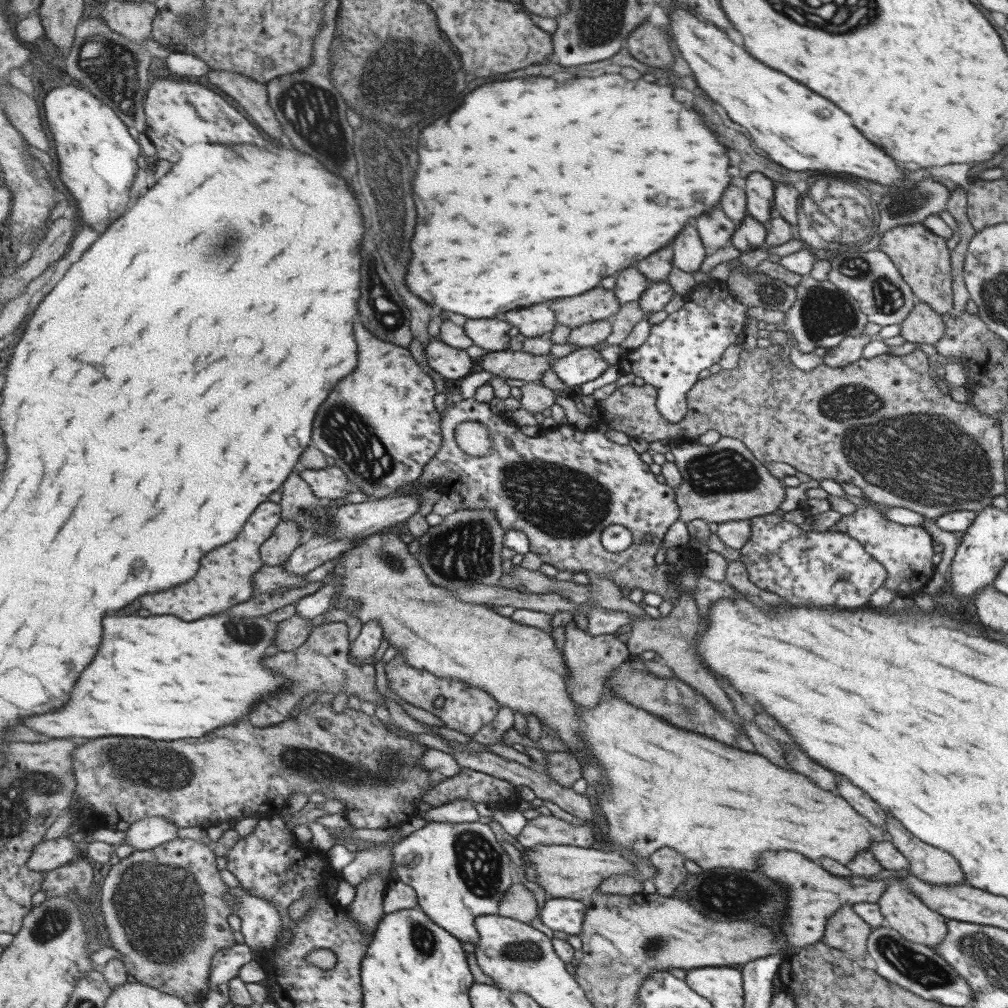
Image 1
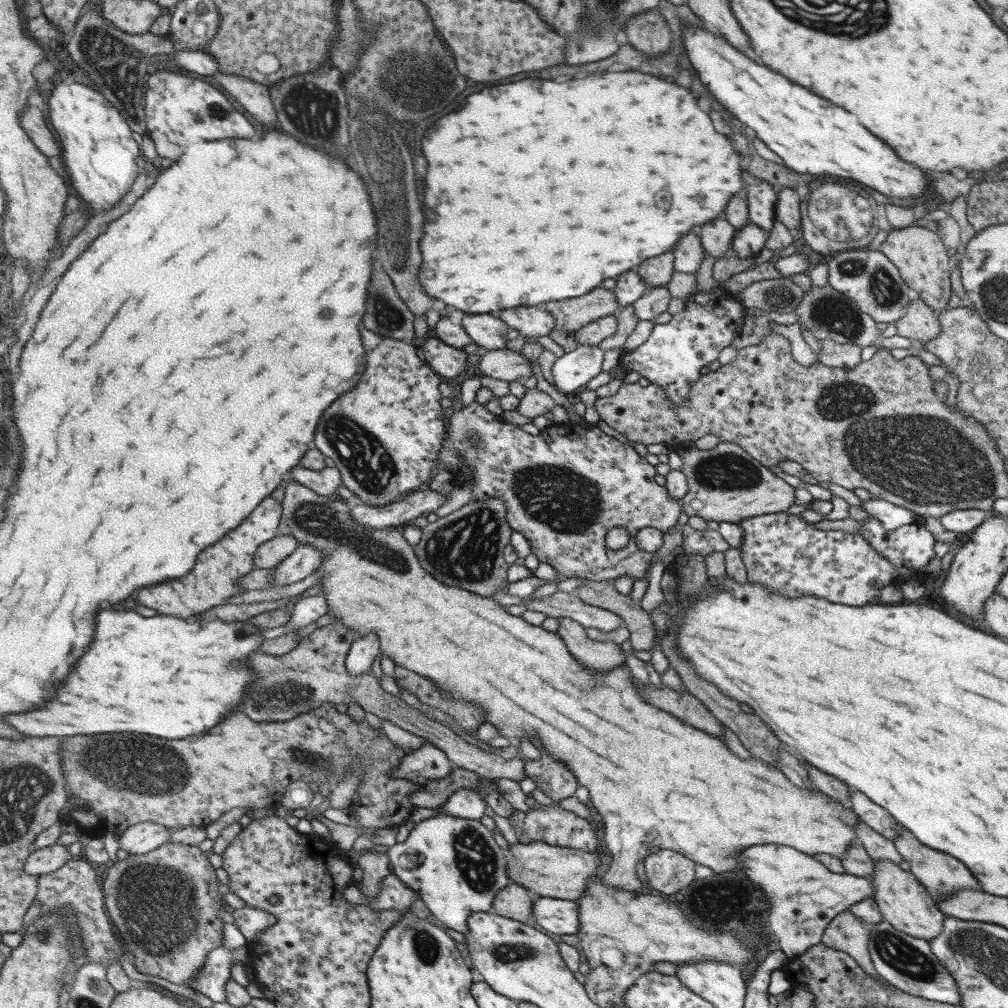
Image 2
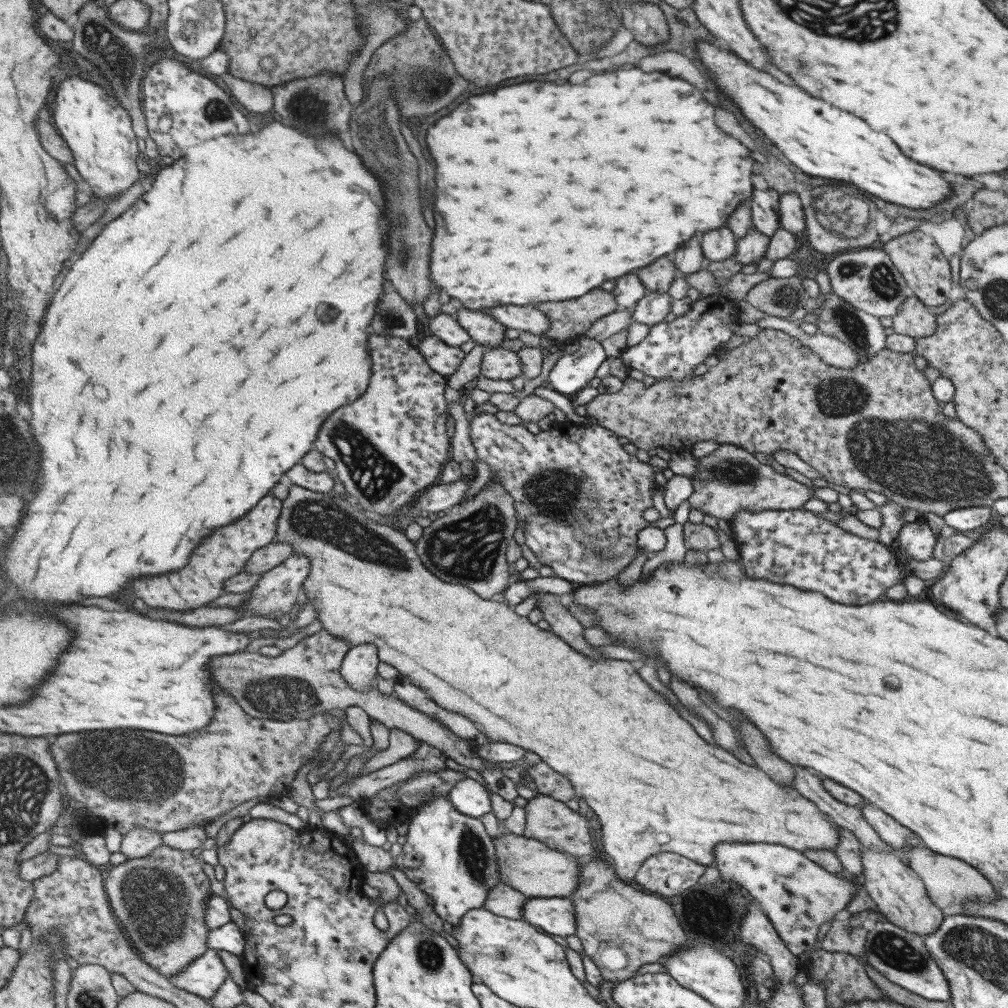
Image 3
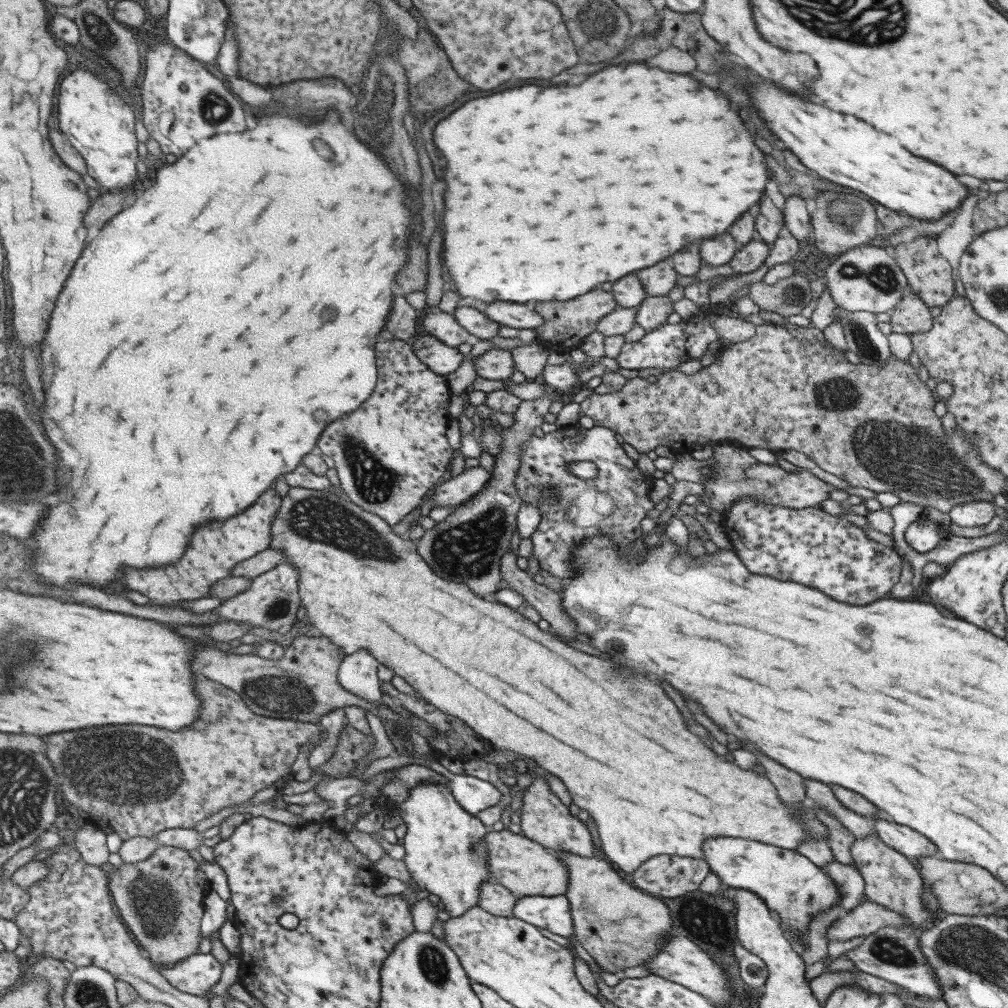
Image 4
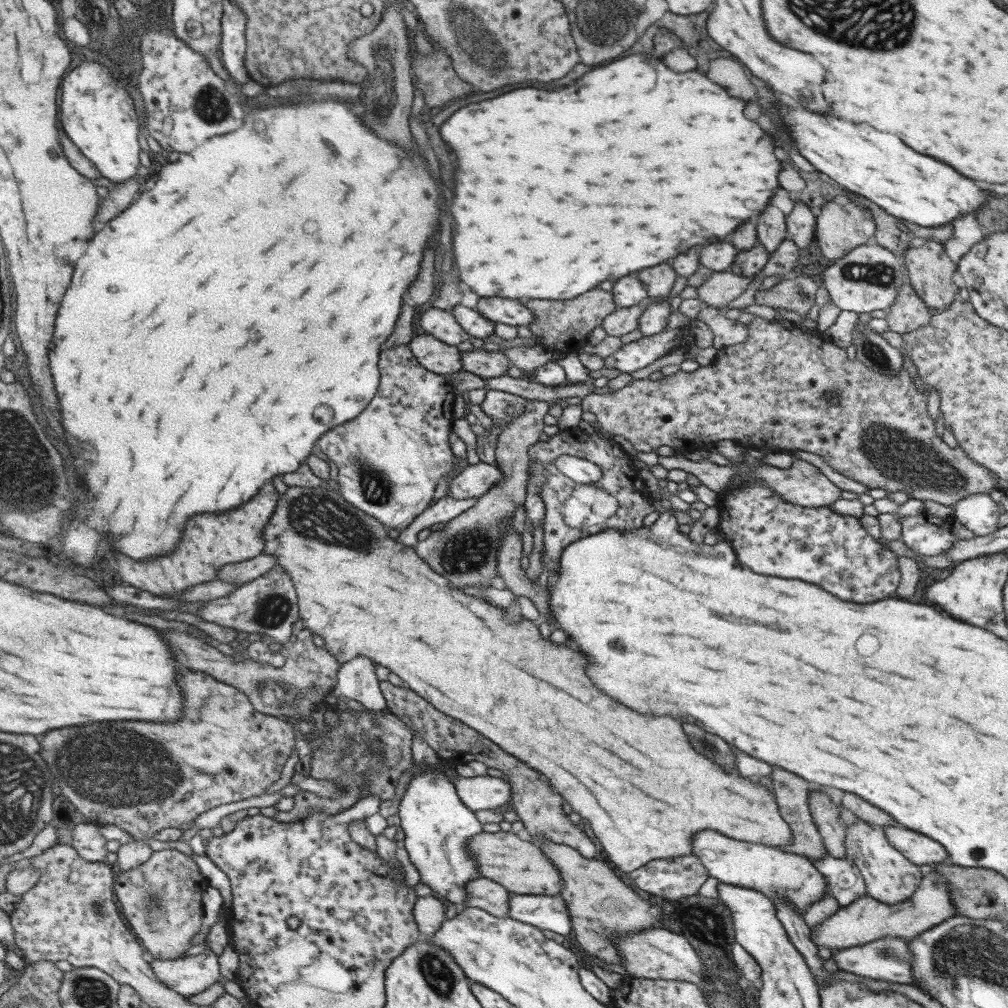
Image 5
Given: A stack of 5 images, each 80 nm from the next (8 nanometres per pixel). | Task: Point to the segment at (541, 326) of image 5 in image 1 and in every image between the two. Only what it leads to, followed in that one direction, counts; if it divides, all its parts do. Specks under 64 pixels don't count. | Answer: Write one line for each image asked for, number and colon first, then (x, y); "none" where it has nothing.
1: (597, 304)
2: (570, 315)
3: (571, 318)
4: (565, 323)

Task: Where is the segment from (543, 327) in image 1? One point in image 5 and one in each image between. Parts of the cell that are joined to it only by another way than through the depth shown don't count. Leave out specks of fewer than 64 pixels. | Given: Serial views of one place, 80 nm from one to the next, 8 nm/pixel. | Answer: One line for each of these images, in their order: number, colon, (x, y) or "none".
2: (528, 321)
3: (523, 318)
4: (520, 316)
5: (503, 310)

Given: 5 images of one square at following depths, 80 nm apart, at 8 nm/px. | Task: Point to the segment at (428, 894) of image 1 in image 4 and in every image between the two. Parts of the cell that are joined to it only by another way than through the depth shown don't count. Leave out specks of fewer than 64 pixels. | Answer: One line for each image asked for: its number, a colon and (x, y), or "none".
2: (455, 865)
3: (450, 857)
4: (447, 854)

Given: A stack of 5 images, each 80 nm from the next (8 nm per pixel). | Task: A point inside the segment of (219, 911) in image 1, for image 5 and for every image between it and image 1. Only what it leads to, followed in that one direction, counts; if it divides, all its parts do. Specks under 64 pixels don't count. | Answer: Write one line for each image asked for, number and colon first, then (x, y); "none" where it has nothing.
2: (165, 904)
3: (162, 899)
4: (162, 898)
5: (162, 899)

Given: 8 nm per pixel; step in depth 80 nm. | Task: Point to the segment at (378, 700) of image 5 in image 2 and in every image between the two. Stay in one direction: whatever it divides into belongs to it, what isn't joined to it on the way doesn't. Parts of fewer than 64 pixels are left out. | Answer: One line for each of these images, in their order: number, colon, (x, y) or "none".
2: (364, 651)
3: (359, 668)
4: (358, 674)

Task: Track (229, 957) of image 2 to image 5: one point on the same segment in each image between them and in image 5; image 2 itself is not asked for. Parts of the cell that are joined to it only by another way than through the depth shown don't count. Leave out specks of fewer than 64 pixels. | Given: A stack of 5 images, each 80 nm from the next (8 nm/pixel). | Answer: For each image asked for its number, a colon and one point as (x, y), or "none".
3: (204, 977)
4: (198, 975)
5: (192, 975)

